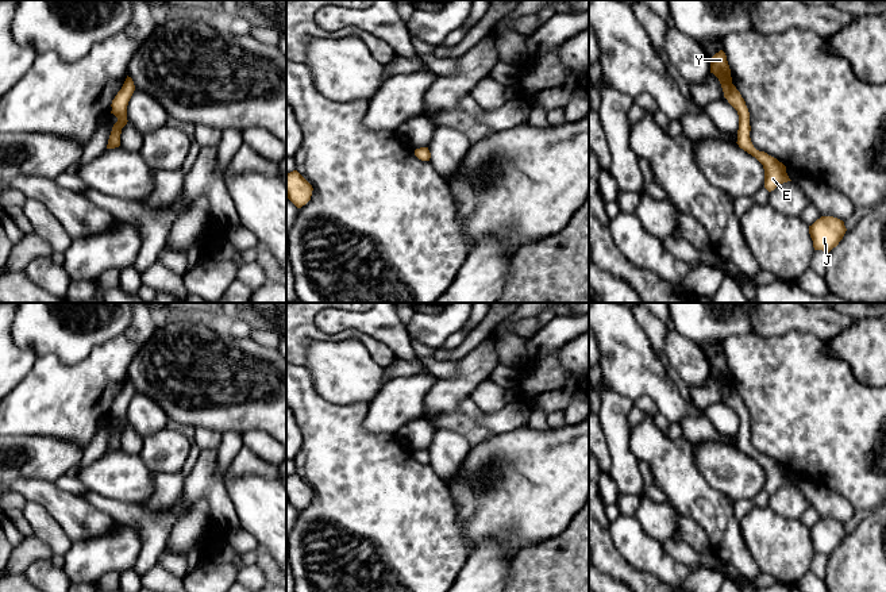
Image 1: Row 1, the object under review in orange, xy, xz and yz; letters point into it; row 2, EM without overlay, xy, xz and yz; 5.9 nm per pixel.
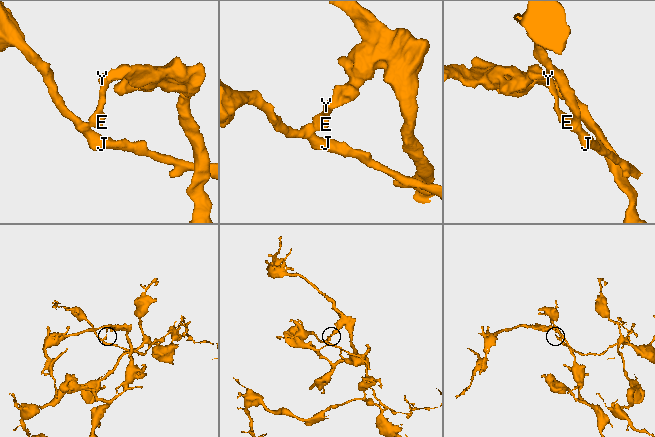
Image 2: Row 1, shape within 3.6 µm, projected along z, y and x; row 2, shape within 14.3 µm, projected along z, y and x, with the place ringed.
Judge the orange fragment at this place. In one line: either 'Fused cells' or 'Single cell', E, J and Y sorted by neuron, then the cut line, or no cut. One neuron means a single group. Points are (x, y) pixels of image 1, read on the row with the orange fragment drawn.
Fused cells. Groups: E J / Y. Split along xy (126, 108), (112, 110)

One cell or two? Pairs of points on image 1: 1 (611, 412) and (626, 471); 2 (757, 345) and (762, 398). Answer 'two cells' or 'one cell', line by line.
1: one cell
2: one cell

